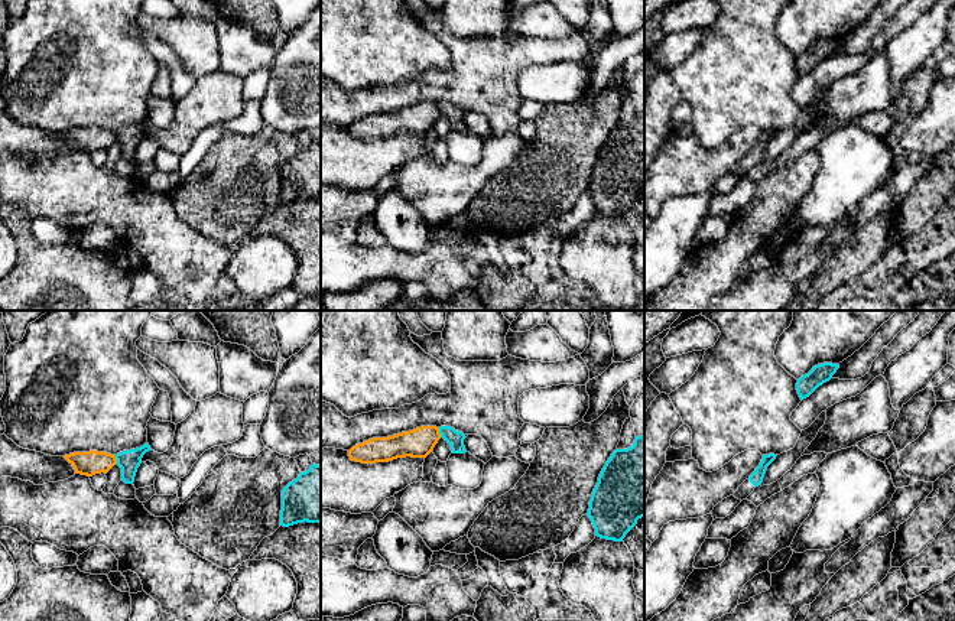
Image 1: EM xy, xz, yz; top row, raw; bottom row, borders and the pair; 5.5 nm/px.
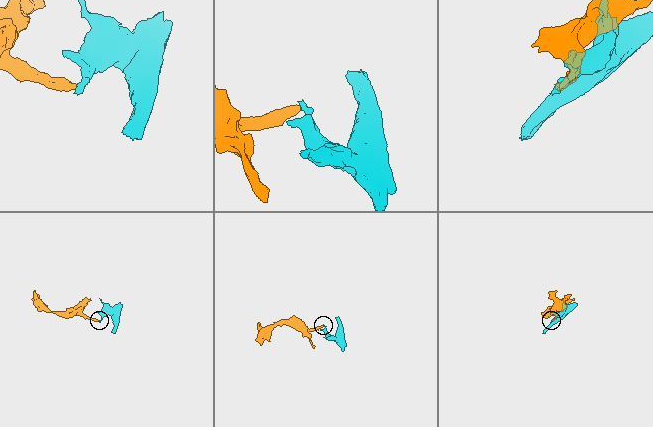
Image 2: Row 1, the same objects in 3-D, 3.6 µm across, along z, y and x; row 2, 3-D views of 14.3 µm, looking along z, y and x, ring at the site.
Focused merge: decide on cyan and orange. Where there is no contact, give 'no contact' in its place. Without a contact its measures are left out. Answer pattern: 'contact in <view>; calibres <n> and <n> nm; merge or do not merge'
contact in xz; calibres 90 and 160 nm; do not merge

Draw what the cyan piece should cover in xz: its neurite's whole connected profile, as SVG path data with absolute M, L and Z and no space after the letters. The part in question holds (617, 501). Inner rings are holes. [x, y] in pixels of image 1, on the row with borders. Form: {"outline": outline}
{"outline": "M644 438L627 449L615 449L605 462L589 500L587 516L595 536L623 542L644 517Z"}

